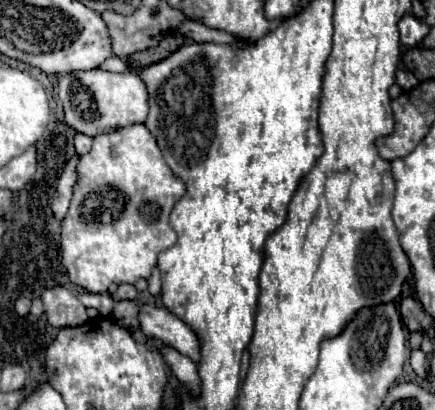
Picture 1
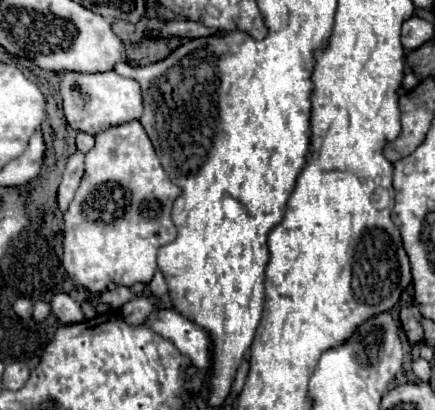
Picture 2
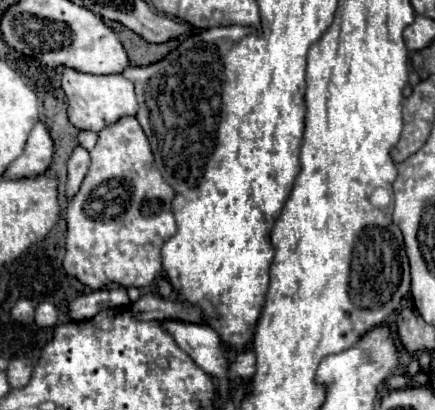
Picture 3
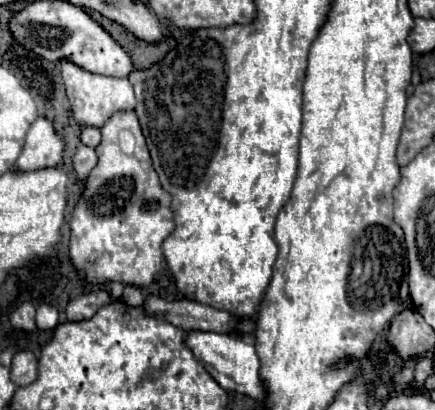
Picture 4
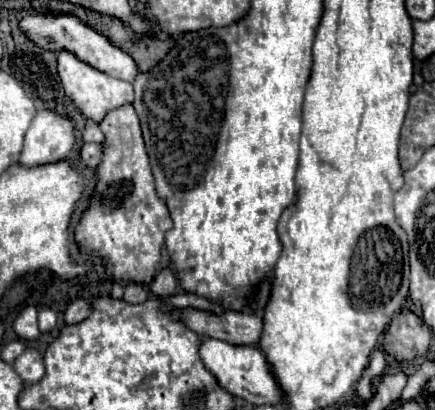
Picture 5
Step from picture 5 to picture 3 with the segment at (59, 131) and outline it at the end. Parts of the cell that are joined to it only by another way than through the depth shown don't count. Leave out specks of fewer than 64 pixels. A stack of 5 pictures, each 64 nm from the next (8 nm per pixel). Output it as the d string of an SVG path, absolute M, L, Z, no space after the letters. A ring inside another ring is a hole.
M40 122L30 132L24 154L18 156L2 174L2 178L18 180L18 178L32 178L40 176L52 162L54 154L54 142L46 130L46 126Z

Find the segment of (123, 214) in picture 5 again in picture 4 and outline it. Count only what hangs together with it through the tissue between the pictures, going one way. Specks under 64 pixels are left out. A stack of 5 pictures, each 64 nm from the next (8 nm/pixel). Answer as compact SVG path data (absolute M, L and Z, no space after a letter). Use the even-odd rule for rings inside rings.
M118 112L116 116L112 116L112 120L108 120L108 124L104 124L102 128L102 142L96 146L96 154L98 154L98 164L92 168L92 172L88 174L86 178L86 186L76 202L76 208L72 212L72 218L70 218L70 252L68 252L68 260L70 264L76 268L76 272L80 276L84 276L88 282L92 284L104 284L104 282L122 282L124 286L138 286L138 288L146 288L154 282L156 274L162 270L162 242L166 240L166 236L174 230L174 220L172 220L172 212L170 212L170 200L172 196L162 188L160 180L158 180L158 174L152 166L152 158L150 158L150 152L148 152L148 146L146 146L146 140L144 140L144 134L140 130L140 124L138 124L138 118L134 112Z

